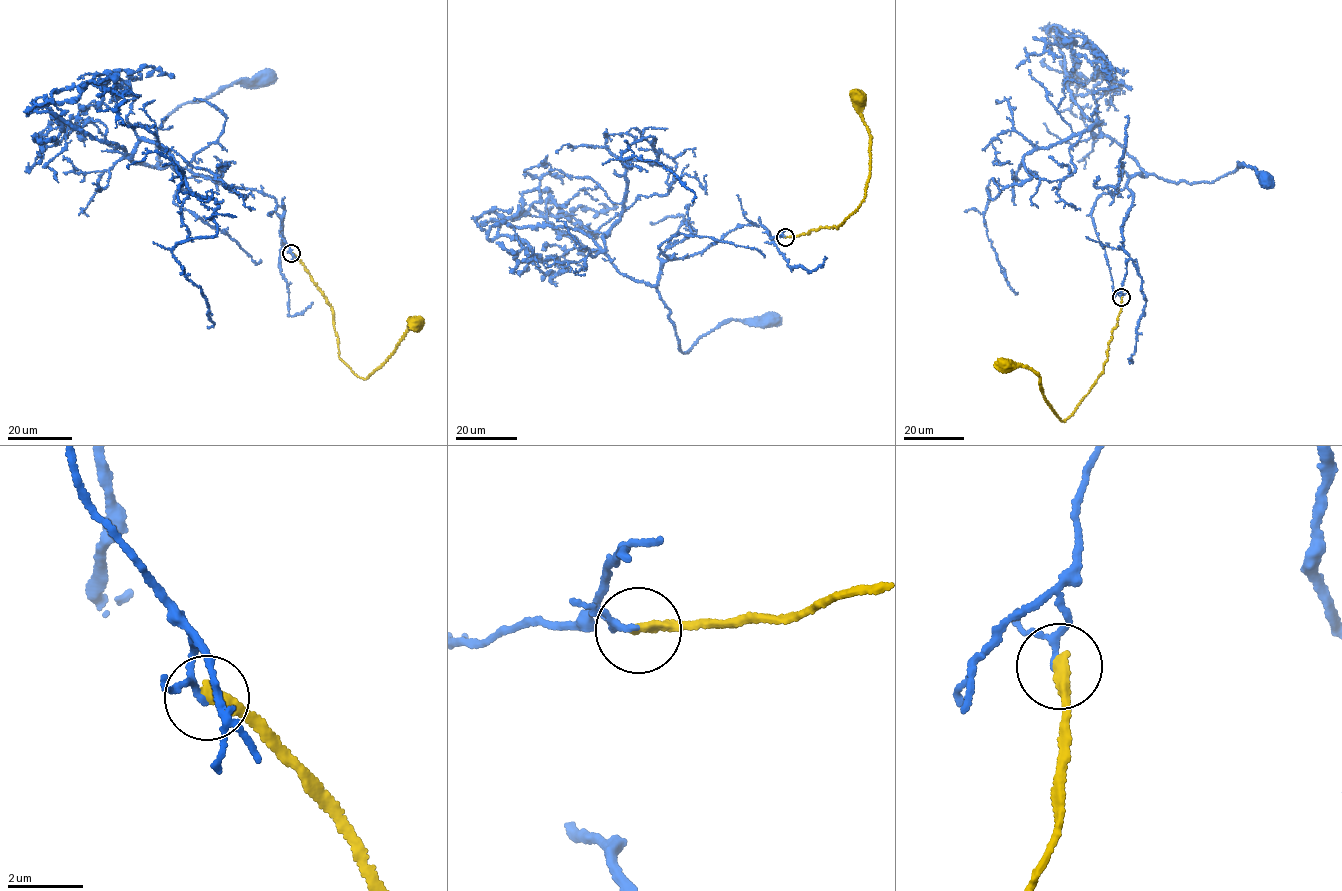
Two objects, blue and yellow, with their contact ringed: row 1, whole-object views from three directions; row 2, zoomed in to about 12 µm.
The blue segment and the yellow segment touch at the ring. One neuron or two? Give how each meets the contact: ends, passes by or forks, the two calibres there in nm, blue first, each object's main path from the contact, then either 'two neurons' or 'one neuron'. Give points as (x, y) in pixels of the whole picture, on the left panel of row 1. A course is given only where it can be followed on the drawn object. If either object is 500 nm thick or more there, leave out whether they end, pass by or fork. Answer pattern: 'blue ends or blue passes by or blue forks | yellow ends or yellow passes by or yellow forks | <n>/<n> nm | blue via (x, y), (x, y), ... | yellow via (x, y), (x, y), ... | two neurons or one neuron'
blue passes by | yellow ends | 110/300 nm | blue via (291, 253), (274, 198), (184, 178), (156, 159), (159, 126), (179, 106), (269, 77) | yellow via (291, 253), (331, 309), (340, 357), (361, 378), (368, 376), (393, 352), (409, 319), (415, 325) | two neurons

